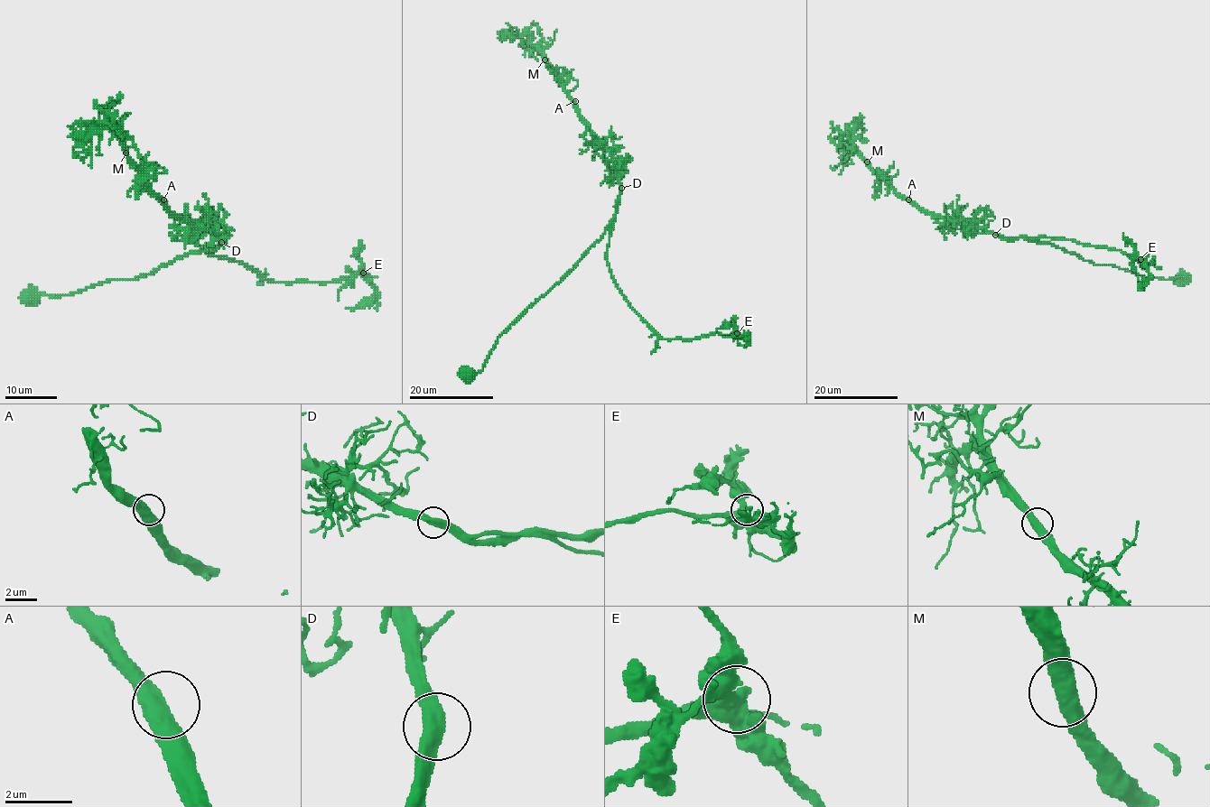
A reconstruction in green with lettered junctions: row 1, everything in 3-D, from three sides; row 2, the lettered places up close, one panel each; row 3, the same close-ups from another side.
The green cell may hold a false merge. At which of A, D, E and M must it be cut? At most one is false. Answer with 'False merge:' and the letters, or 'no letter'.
False merge: no letter

